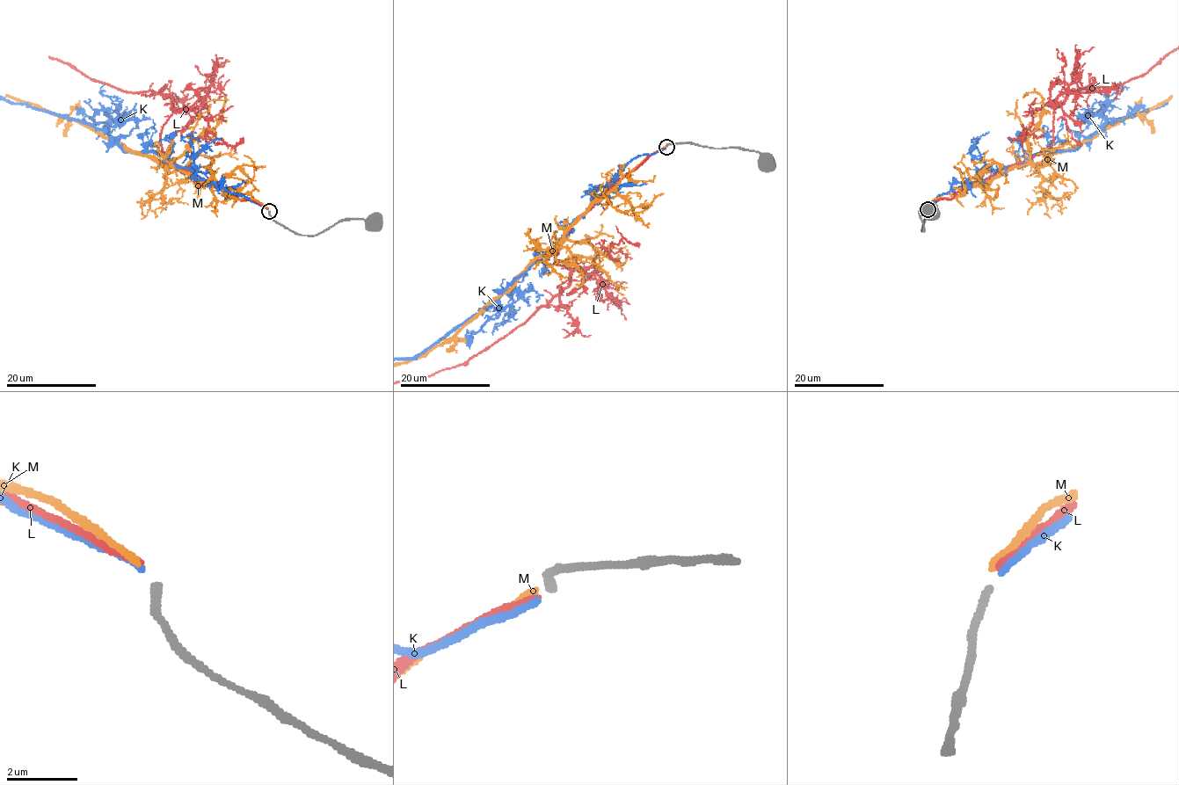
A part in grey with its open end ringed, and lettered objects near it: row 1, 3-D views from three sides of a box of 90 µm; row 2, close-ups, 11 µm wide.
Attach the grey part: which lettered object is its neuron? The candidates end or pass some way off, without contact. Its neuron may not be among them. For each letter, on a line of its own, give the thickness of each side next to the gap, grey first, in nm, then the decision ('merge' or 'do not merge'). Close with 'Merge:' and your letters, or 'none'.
K: calibres 240 and 180 nm; merge
L: calibres 240 and 180 nm; do not merge
M: calibres 240 and 180 nm; do not merge
Merge: K

